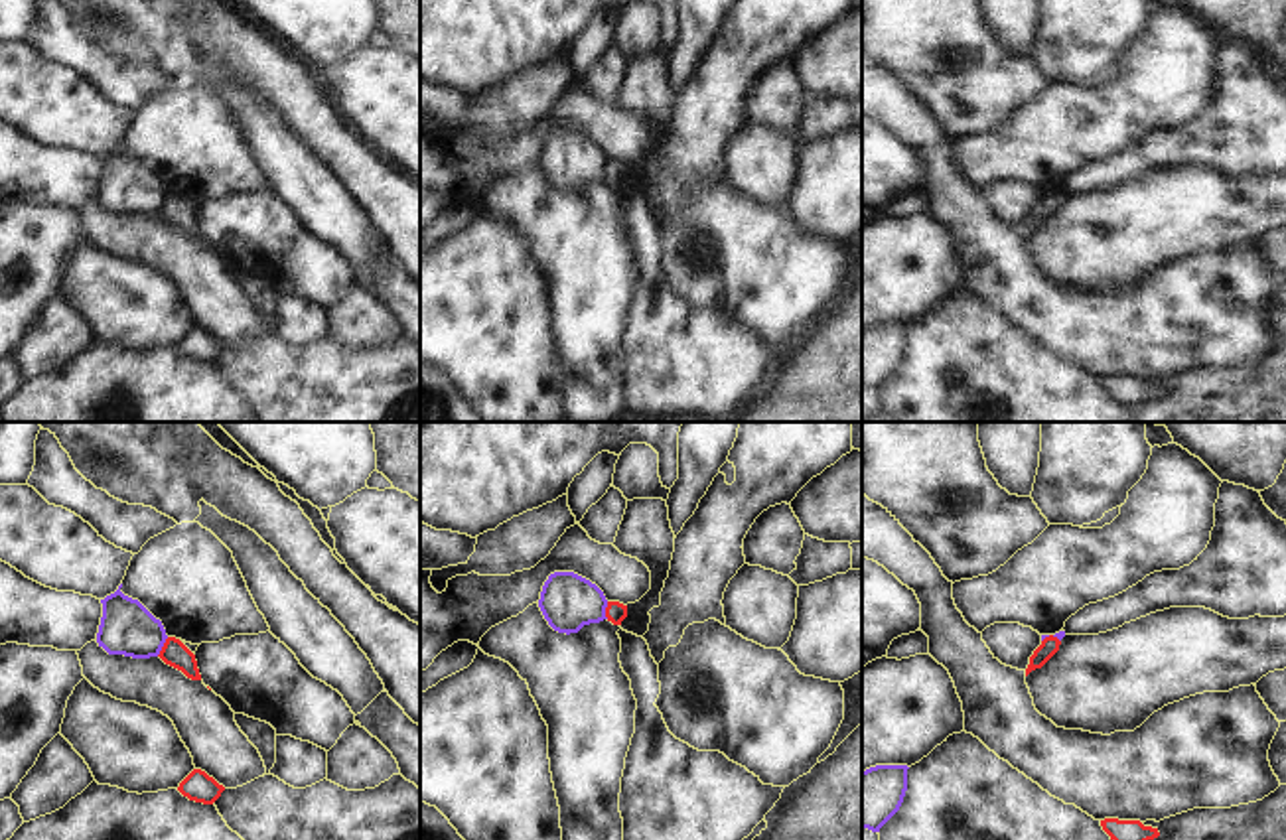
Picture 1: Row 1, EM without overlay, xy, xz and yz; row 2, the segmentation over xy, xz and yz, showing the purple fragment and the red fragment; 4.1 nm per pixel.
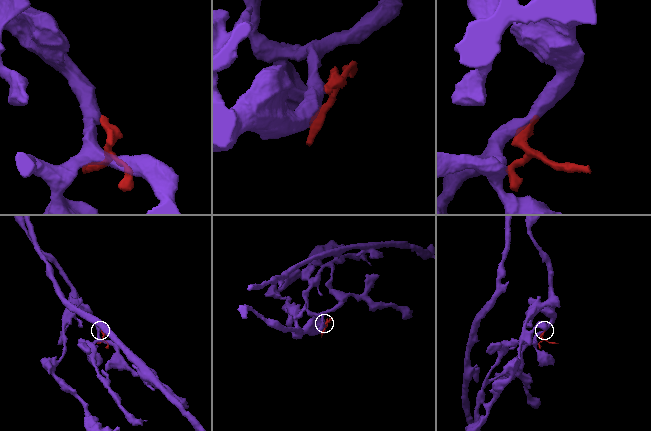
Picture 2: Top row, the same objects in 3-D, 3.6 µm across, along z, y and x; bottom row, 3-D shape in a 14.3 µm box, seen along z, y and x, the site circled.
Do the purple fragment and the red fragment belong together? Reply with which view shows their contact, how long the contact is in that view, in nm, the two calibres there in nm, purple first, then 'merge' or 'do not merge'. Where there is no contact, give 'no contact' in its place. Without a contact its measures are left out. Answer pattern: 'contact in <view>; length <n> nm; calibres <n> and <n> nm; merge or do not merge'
contact in xy; length 90 nm; calibres 220 and 110 nm; do not merge

